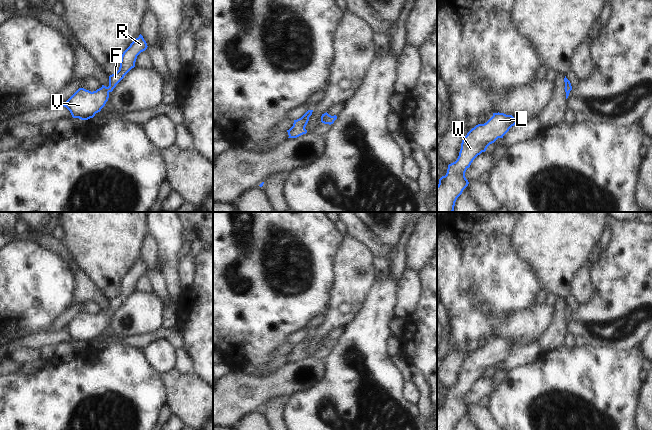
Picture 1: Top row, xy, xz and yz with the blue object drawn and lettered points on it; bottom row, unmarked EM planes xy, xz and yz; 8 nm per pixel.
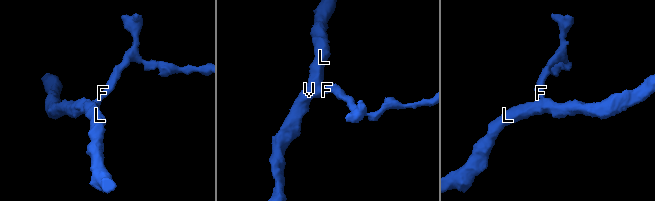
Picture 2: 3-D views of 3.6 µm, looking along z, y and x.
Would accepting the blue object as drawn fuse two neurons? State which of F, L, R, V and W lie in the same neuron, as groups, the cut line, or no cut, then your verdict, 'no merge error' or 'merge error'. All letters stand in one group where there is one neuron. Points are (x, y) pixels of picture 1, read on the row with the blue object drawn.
groups F L R V W; cut none; no merge error

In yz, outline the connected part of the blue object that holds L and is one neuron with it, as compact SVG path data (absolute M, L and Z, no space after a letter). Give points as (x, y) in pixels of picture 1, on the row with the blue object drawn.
M493 113L484 124L472 128L463 138L457 160L448 165L447 173L439 179L437 185L437 212L453 212L457 198L468 186L466 170L473 160L485 152L487 147L518 124L512 115Z

